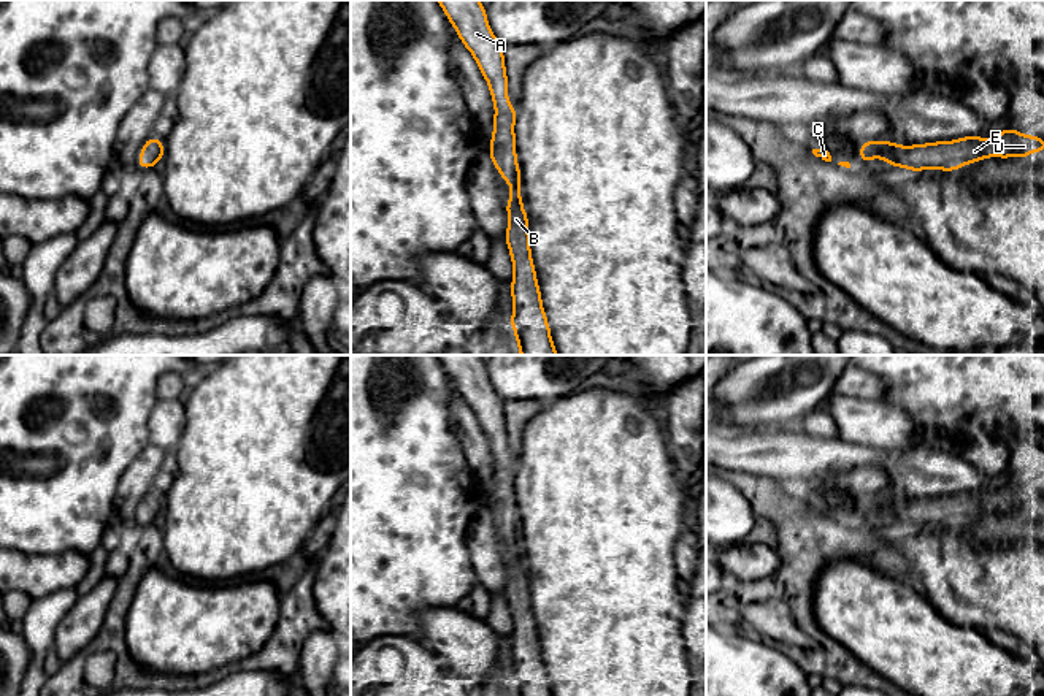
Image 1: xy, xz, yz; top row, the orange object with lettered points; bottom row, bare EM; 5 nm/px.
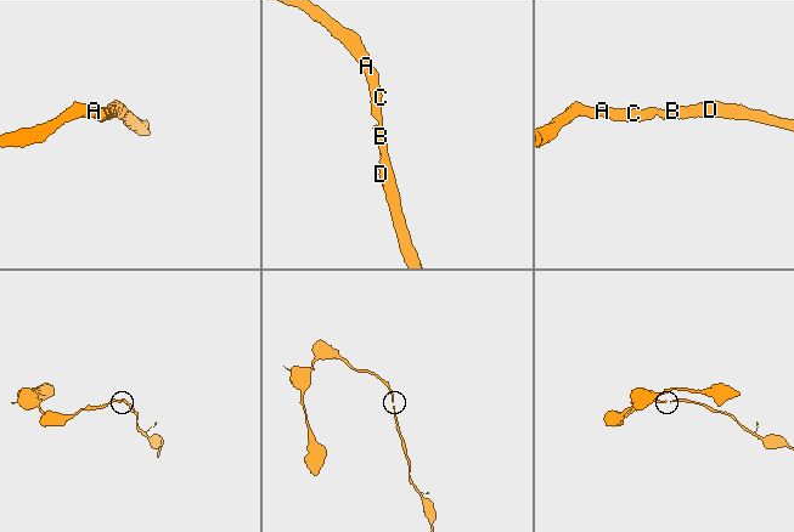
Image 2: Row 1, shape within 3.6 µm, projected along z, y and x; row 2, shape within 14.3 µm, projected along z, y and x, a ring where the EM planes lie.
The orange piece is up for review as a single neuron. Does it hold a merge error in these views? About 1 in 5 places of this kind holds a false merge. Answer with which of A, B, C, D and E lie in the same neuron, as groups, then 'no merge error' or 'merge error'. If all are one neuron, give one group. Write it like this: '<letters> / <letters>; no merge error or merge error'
A B C D E; no merge error

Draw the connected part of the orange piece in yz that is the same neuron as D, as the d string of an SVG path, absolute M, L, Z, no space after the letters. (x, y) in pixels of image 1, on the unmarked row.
M1004 484L996 491L979 493L977 490L952 496L935 496L925 499L903 501L892 496L865 496L860 499L860 515L871 517L874 512L892 522L911 526L936 523L955 526L965 520L988 512L1019 512L1020 515L1033 507L1044 506L1044 495L1023 490L1014 484Z

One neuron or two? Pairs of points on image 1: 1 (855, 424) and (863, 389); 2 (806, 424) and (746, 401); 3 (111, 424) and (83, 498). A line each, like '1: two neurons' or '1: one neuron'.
1: two neurons
2: two neurons
3: one neuron

